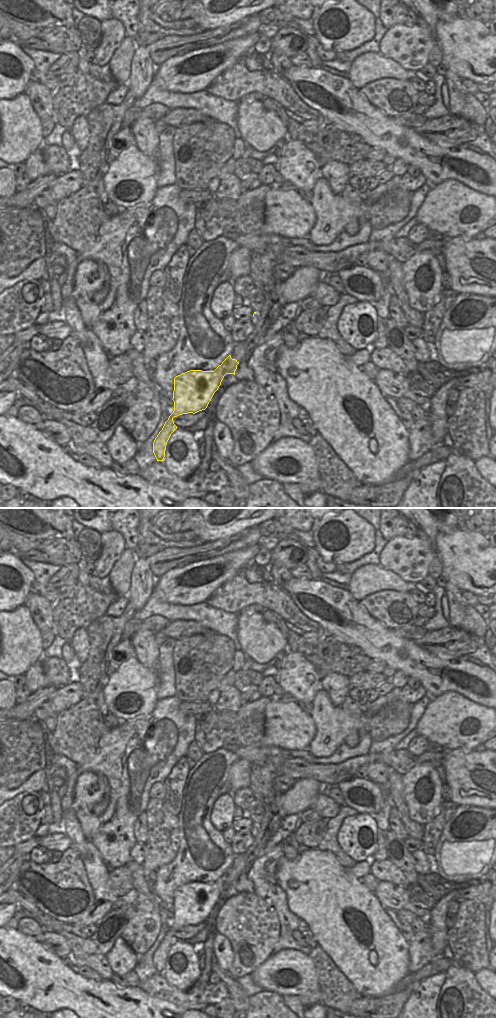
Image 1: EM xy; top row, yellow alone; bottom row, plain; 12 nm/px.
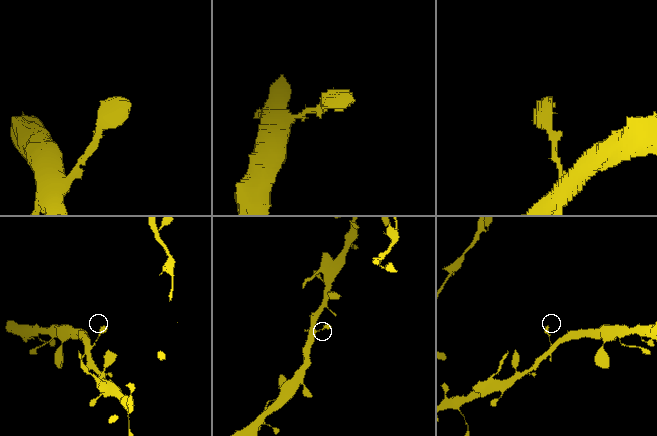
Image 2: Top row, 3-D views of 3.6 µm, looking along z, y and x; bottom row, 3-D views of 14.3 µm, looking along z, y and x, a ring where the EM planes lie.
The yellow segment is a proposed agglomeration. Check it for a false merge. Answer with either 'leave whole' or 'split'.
leave whole

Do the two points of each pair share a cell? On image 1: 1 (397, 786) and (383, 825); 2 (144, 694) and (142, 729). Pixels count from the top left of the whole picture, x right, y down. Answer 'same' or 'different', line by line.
1: different
2: different

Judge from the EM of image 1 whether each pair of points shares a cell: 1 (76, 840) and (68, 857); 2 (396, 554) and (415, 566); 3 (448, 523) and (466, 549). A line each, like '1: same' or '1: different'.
1: different
2: same
3: different

